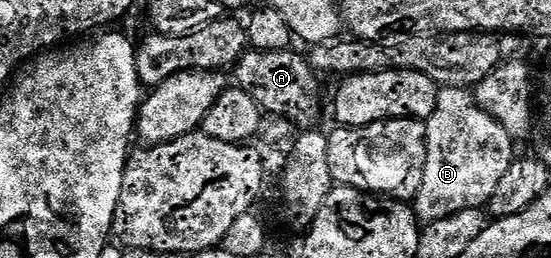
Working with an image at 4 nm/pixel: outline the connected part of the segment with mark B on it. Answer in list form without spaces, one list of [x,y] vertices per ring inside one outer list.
[[[444,86],[438,91],[434,110],[424,122],[424,157],[420,162],[422,179],[418,182],[418,191],[414,194],[412,213],[419,223],[434,222],[437,218],[449,218],[461,210],[477,211],[478,206],[485,207],[500,182],[500,176],[516,160],[514,154],[515,139],[488,112],[479,108],[474,95],[461,86]]]

